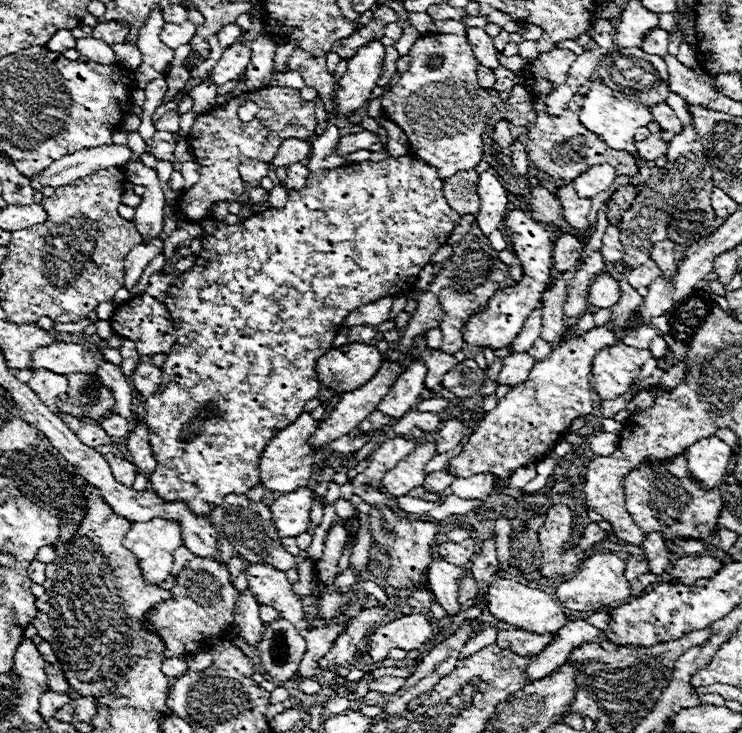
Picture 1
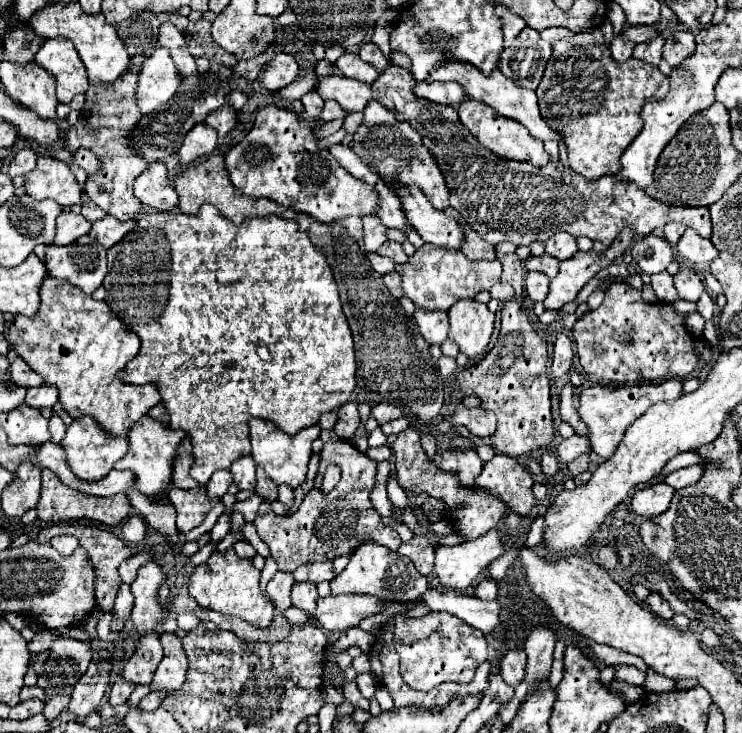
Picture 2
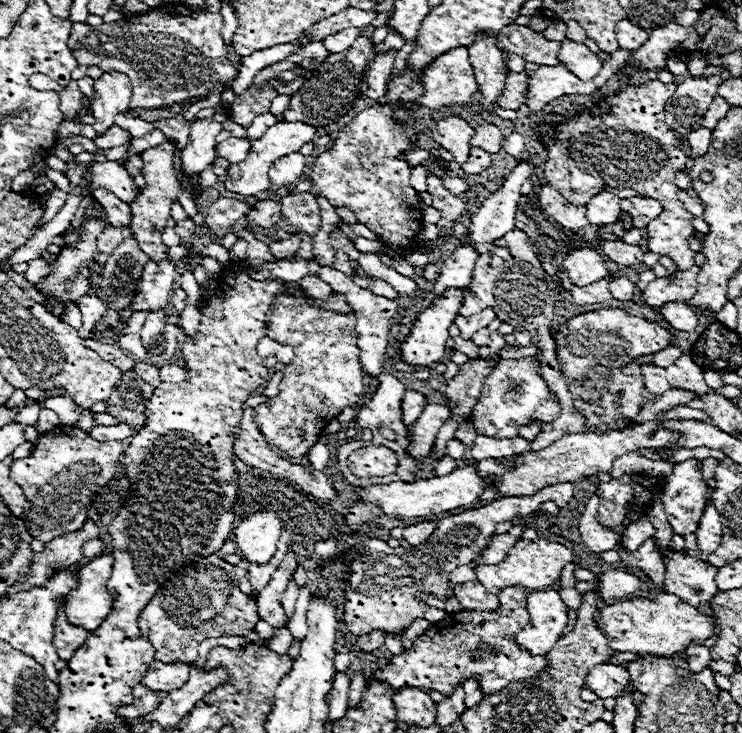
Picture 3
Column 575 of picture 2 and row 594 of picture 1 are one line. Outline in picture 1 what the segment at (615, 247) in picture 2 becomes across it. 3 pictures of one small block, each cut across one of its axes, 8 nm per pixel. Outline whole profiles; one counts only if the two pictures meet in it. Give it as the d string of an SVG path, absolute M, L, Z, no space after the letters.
M250 564L248 584L260 604L272 606L280 616L292 620L292 624L296 624L300 630L310 628L302 600L296 592L292 592L292 584L284 572L272 568L270 564Z

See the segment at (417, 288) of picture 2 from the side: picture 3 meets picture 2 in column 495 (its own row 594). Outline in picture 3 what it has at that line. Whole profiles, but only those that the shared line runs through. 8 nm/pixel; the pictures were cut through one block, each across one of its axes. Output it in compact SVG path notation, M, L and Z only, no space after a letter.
M288 550L288 554L284 556L280 568L274 572L270 584L256 598L260 620L268 622L274 628L284 626L286 612L282 608L282 598L284 598L284 592L288 588L288 582L292 578L292 574L296 572L296 568L298 568L298 556L296 556L296 552Z

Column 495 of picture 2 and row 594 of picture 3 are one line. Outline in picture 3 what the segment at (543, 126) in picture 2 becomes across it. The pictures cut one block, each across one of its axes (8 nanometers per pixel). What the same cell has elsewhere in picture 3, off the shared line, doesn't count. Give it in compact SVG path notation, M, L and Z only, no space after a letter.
M110 552L98 556L96 560L90 560L86 566L80 568L80 572L78 572L80 586L76 590L72 590L72 596L68 596L68 600L66 600L66 616L72 626L78 626L78 628L92 632L100 626L100 622L106 620L108 612L112 610L112 602L114 602L110 592L106 590L106 582L110 578L110 572L112 572L112 554Z

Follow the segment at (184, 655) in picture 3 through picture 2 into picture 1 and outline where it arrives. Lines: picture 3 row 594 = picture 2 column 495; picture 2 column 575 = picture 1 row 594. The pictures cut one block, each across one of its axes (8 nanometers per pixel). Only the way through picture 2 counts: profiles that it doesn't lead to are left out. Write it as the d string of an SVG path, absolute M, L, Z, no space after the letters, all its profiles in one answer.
M194 558L188 560L182 568L182 572L176 576L176 584L172 588L172 598L156 604L146 614L146 628L156 632L160 640L164 642L164 656L186 656L196 650L200 650L200 644L206 644L212 638L222 638L234 624L234 606L236 606L236 590L232 586L228 570L210 558Z

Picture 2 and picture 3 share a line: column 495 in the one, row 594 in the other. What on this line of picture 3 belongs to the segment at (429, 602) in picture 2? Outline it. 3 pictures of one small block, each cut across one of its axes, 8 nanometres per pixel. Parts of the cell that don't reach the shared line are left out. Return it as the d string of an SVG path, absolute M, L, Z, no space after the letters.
M608 570L600 574L600 596L602 600L624 600L640 588L640 580L624 570Z

